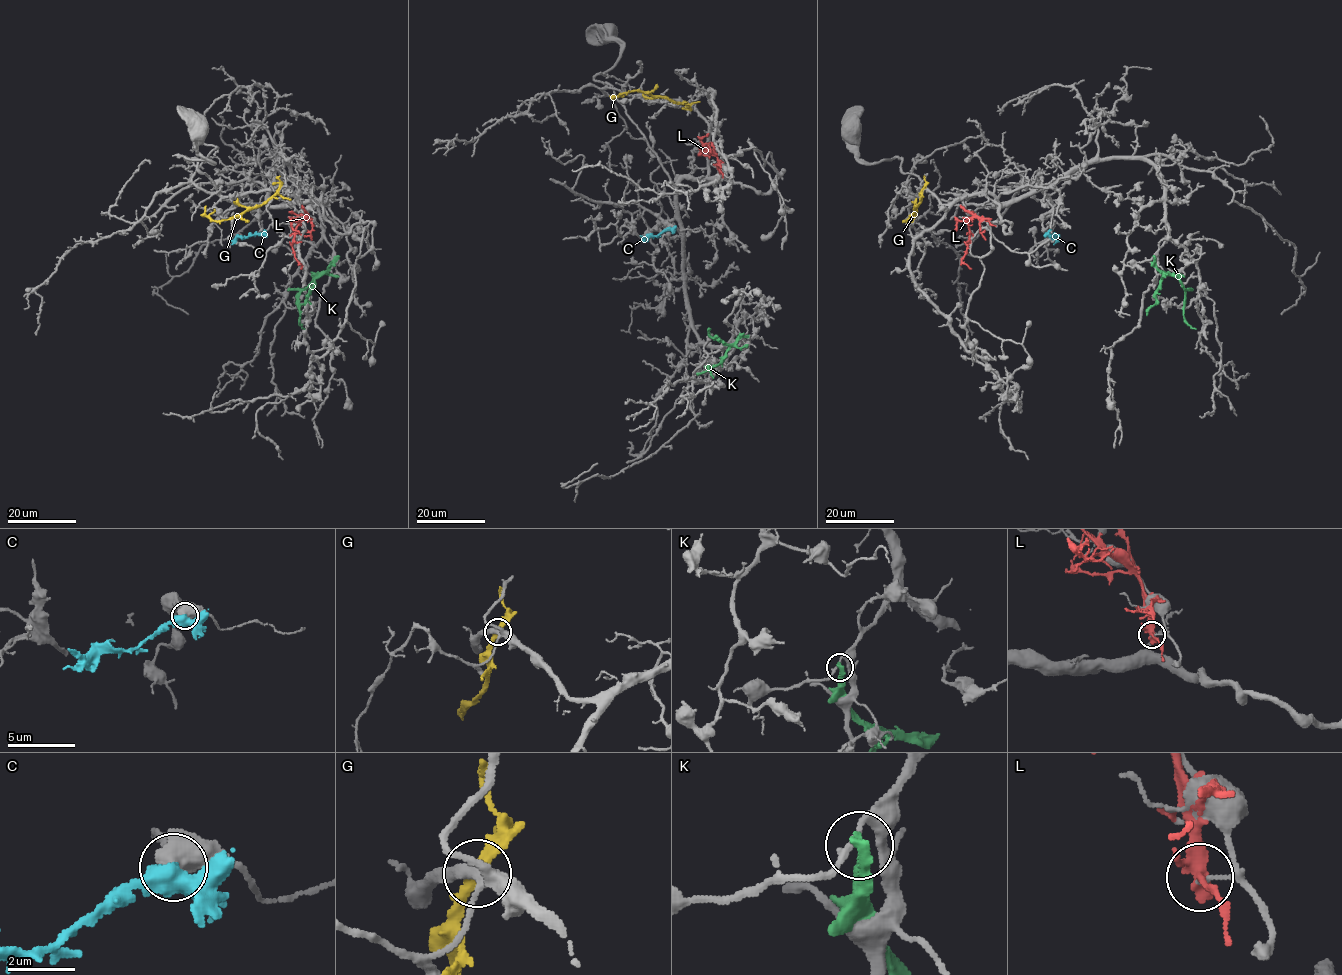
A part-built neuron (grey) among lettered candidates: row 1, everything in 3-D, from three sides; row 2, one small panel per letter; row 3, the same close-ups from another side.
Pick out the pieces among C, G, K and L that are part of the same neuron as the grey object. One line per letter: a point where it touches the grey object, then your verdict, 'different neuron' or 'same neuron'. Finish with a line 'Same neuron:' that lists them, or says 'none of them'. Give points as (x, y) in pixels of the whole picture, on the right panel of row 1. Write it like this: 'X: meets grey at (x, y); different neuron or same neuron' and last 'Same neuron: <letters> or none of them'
C: meets grey at (1045, 233); different neuron
G: meets grey at (924, 187); different neuron
K: meets grey at (1154, 257); different neuron
L: meets grey at (988, 220); different neuron
Same neuron: none of them

